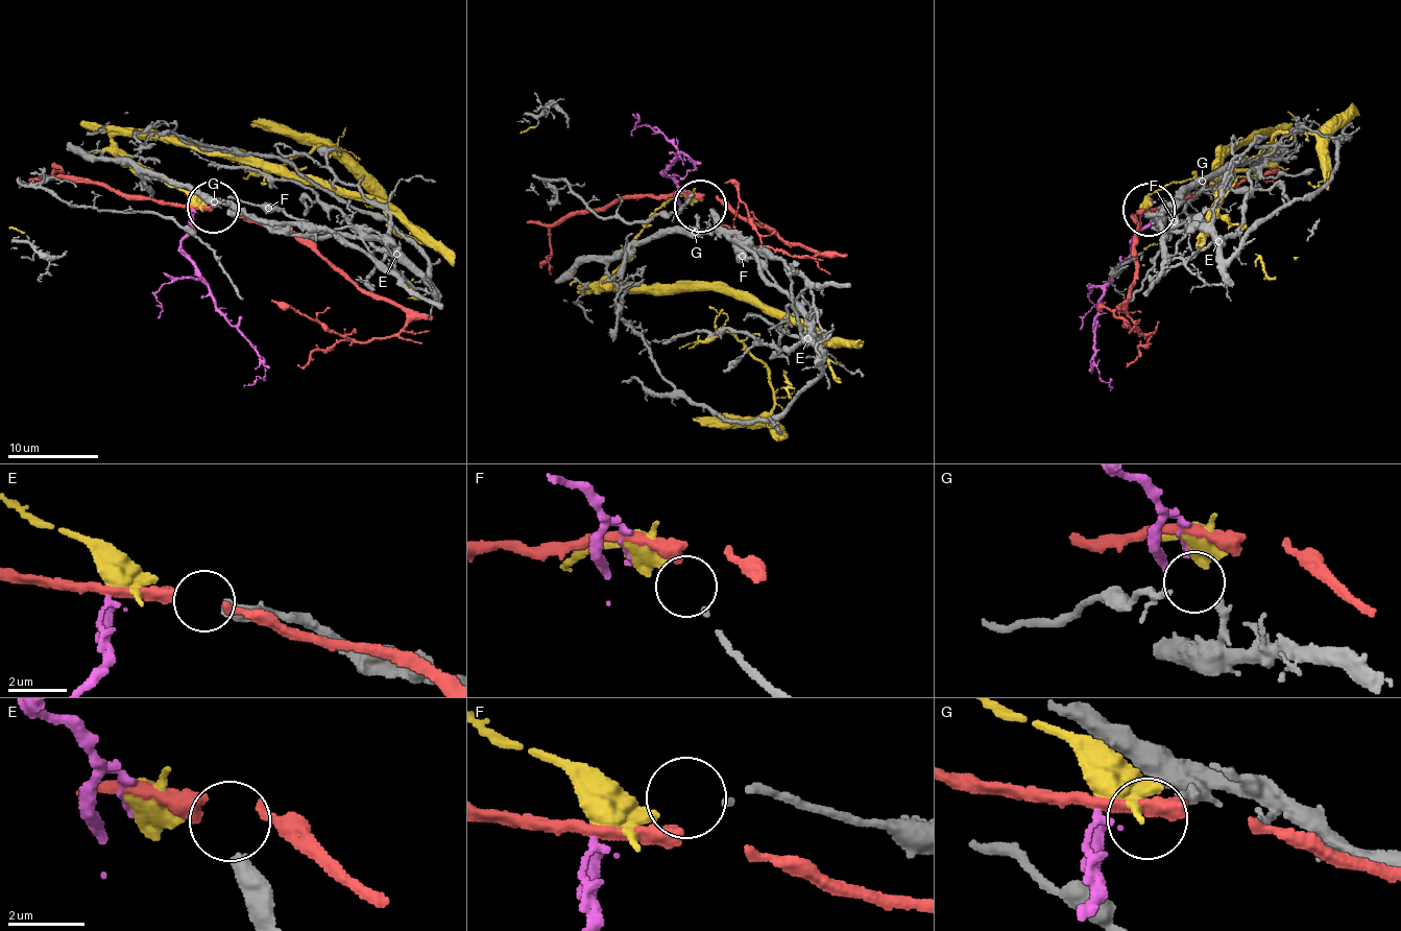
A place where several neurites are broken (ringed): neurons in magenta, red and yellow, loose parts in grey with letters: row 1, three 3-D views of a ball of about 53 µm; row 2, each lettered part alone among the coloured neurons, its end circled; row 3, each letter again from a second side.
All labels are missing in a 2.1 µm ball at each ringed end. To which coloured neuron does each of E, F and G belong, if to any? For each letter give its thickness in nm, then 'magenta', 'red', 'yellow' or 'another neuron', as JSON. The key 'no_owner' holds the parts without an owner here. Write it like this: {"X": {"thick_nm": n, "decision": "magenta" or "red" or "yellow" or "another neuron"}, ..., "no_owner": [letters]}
{"E": {"thick_nm": 550, "decision": "another neuron"}, "F": {"thick_nm": 130, "decision": "yellow"}, "G": {"thick_nm": 320, "decision": "magenta"}, "no_owner": ["E"]}

